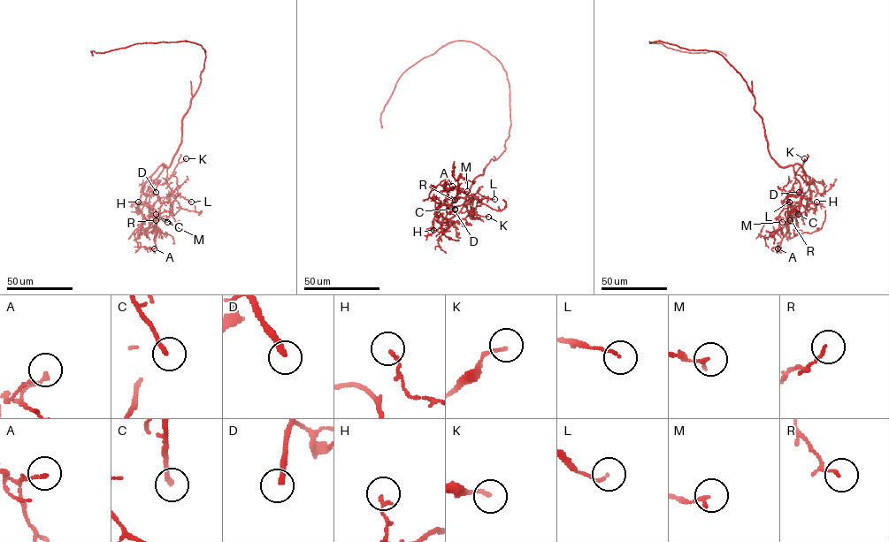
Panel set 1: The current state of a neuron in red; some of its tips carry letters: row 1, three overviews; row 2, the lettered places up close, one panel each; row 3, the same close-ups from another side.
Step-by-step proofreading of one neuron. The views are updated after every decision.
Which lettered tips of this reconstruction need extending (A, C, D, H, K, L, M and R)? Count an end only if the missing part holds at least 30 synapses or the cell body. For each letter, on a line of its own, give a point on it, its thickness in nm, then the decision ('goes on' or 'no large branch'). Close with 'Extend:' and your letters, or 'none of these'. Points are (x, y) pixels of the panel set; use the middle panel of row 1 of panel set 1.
A: (452, 186) | 170 nm | no large branch
C: (455, 209) | 190 nm | goes on
D: (455, 209) | 240 nm | goes on
H: (433, 230) | 140 nm | no large branch
K: (488, 217) | 130 nm | no large branch
L: (494, 199) | 100 nm | no large branch
M: (467, 191) | 160 nm | no large branch
R: (455, 200) | 90 nm | no large branch
Extend: C, D

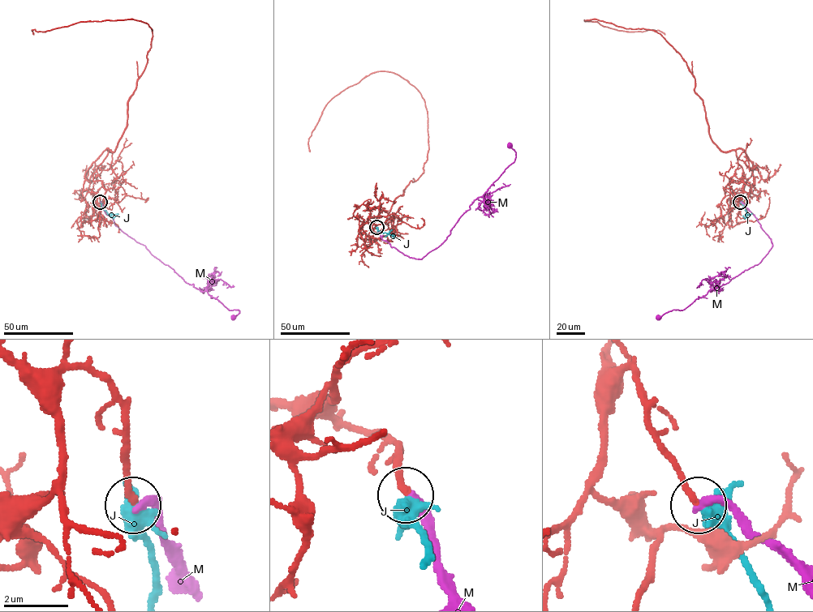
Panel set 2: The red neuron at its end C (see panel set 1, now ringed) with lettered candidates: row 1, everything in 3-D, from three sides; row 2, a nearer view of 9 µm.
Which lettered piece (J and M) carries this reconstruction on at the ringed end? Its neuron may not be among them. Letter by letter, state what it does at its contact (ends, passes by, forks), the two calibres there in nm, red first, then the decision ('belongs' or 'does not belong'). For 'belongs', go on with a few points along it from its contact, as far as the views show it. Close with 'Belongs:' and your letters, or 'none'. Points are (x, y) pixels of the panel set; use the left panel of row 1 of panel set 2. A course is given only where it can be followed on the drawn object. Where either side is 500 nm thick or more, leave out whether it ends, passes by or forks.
J: it forks; calibres 200 and 340 nm; belongs; course (101, 202), (101, 207), (109, 215), (118, 213)
M: it ends; calibres 200 and 240 nm; does not belong
Belongs: J

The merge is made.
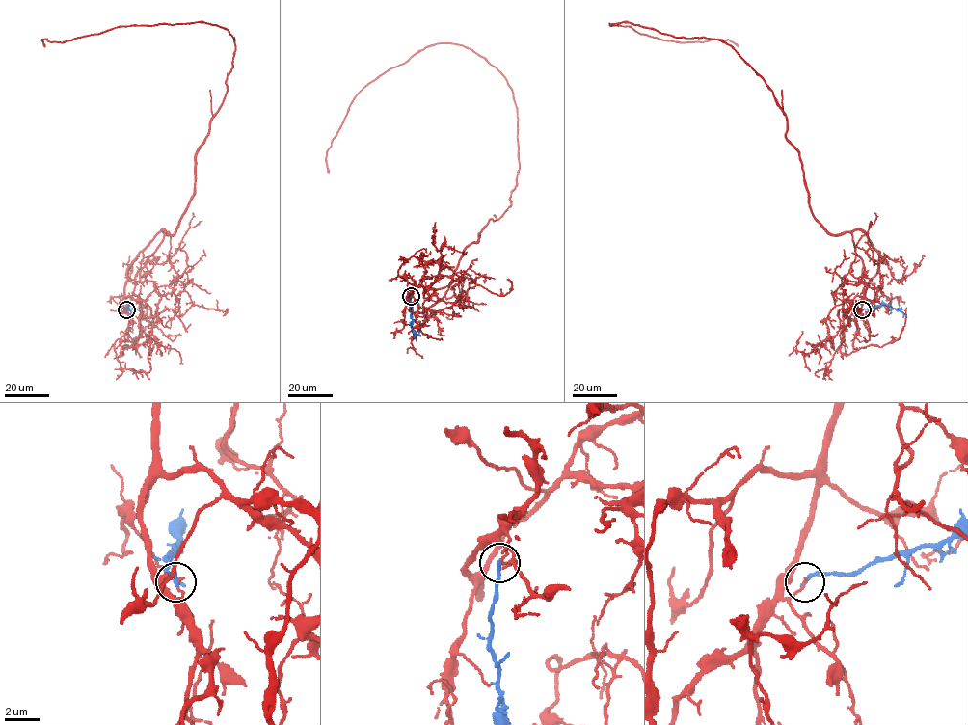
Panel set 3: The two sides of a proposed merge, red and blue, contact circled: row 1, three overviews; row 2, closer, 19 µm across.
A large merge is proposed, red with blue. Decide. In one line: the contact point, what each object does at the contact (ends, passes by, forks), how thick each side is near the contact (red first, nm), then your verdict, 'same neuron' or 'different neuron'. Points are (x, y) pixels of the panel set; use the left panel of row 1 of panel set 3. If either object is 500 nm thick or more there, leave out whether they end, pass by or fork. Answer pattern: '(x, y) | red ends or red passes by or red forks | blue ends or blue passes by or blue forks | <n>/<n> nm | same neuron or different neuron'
(126, 309) | red ends | blue ends | 130/240 nm | different neuron

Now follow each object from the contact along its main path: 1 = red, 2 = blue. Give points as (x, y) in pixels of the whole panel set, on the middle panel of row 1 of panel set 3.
1: (411, 296), (412, 311), (438, 302), (511, 205), (505, 78), (461, 45), (418, 50), (356, 95), (329, 172)
2: (411, 296), (412, 328), (417, 335), (420, 329)

